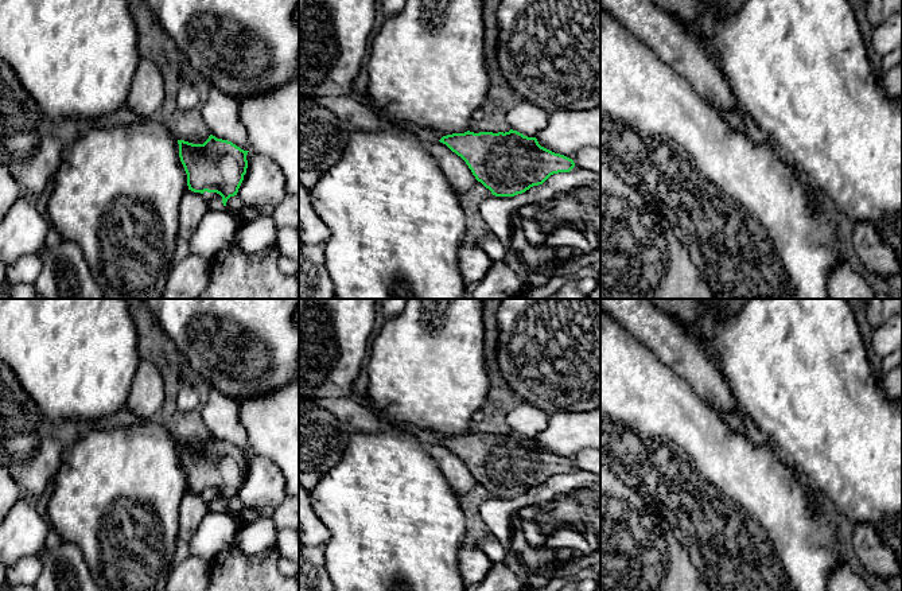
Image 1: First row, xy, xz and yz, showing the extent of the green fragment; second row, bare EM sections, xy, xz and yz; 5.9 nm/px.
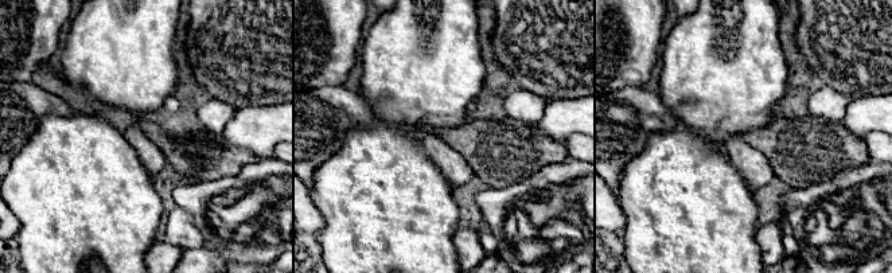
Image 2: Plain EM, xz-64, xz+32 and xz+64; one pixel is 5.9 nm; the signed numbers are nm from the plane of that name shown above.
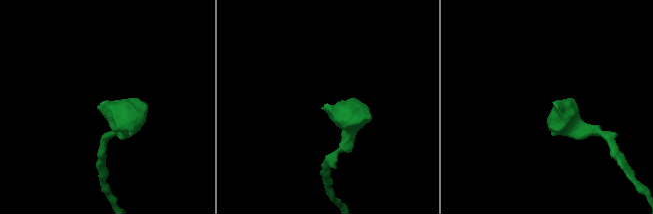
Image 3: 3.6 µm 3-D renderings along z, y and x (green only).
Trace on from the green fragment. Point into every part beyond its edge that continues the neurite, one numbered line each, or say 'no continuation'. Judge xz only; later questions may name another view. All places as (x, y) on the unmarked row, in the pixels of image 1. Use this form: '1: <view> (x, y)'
1: xz (427, 438)

